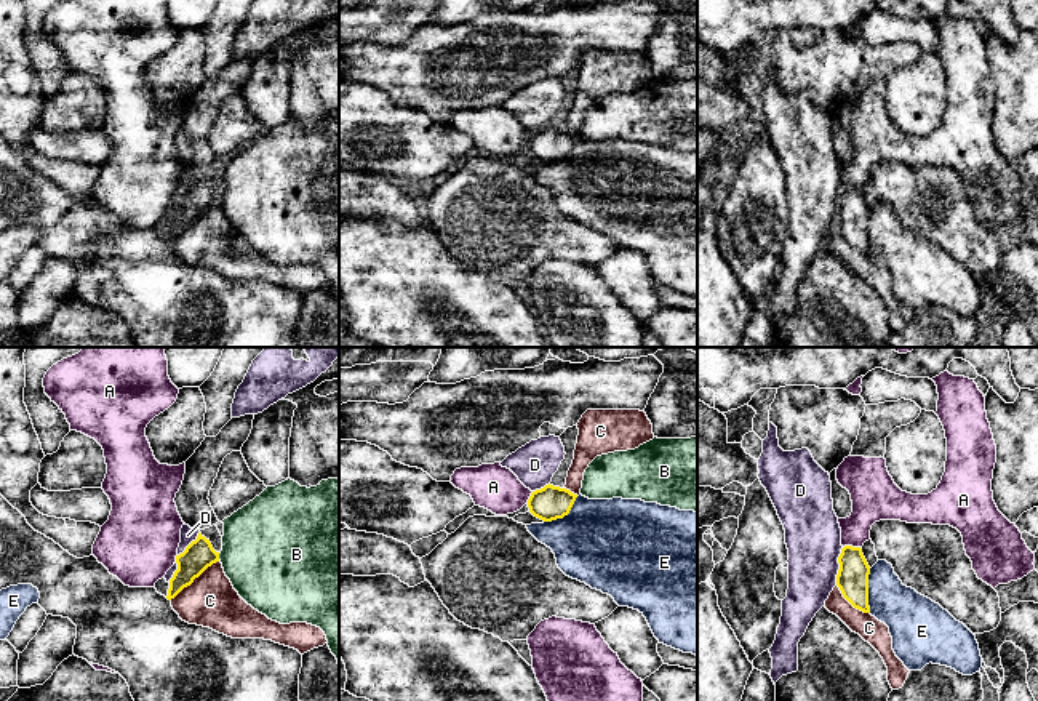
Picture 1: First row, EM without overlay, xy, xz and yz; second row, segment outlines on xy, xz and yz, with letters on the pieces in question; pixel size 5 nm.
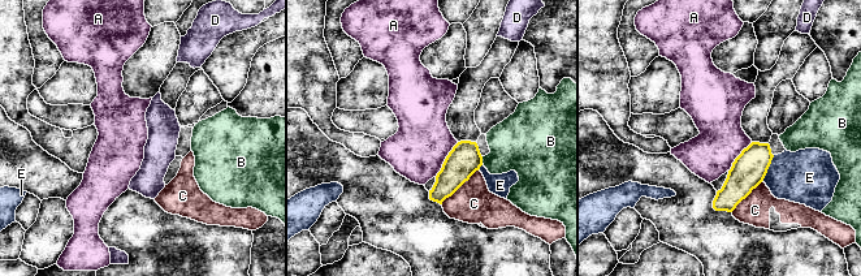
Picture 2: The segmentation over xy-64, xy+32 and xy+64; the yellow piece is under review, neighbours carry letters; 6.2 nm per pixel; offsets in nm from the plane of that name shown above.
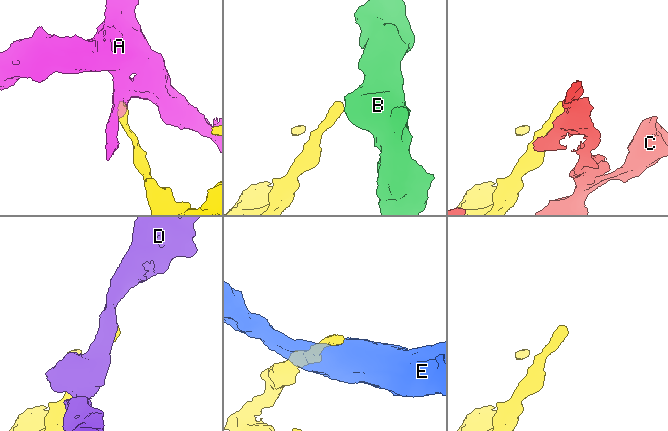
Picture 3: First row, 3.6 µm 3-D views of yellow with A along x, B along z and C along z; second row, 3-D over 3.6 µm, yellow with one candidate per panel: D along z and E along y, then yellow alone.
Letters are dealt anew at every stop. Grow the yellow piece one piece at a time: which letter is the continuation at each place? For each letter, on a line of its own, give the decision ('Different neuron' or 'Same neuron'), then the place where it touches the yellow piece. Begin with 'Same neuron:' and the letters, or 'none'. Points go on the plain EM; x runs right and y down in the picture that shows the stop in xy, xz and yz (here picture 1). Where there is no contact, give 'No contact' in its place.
Same neuron: none
A: Different neuron. Touches yellow at yz (851, 188)
B: Different neuron. Touches yellow at xy (218, 199)
C: Different neuron. Touches yellow at xy (194, 220)
D: Different neuron. Touches yellow at yz (840, 208)
E: Different neuron. Touches yellow at yz (867, 232)

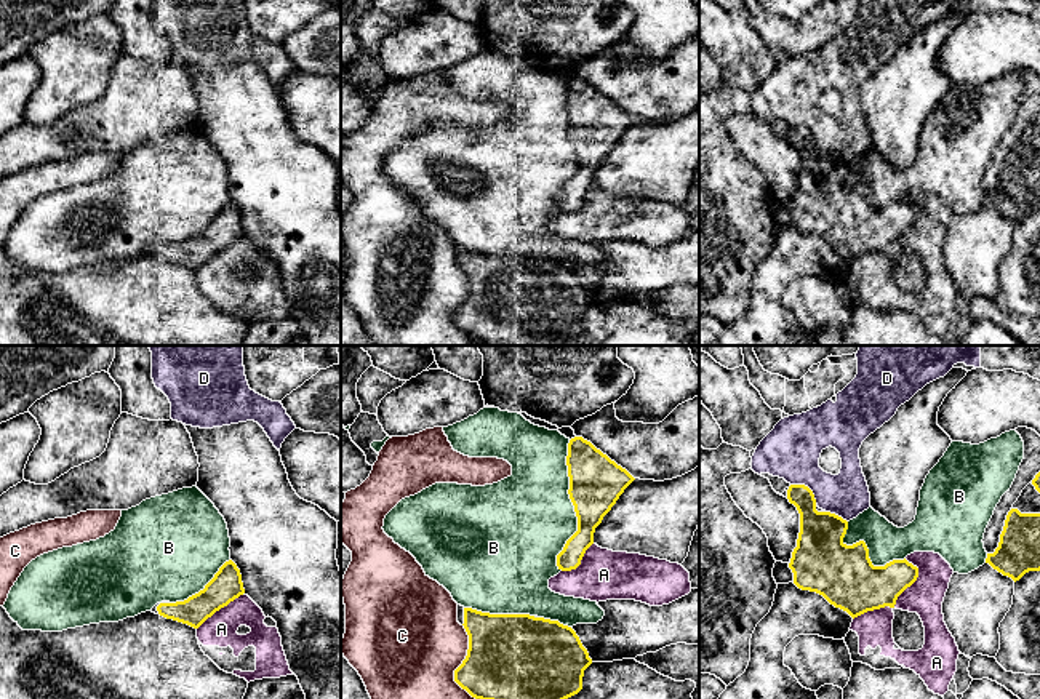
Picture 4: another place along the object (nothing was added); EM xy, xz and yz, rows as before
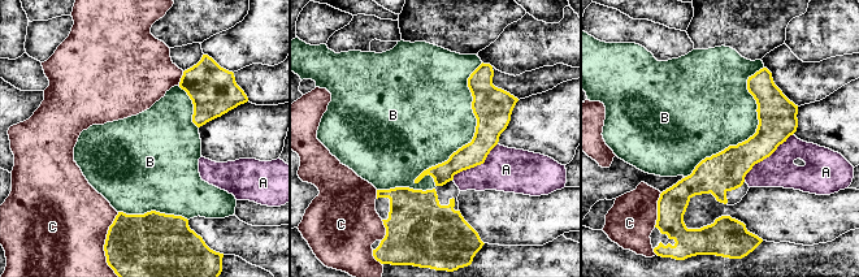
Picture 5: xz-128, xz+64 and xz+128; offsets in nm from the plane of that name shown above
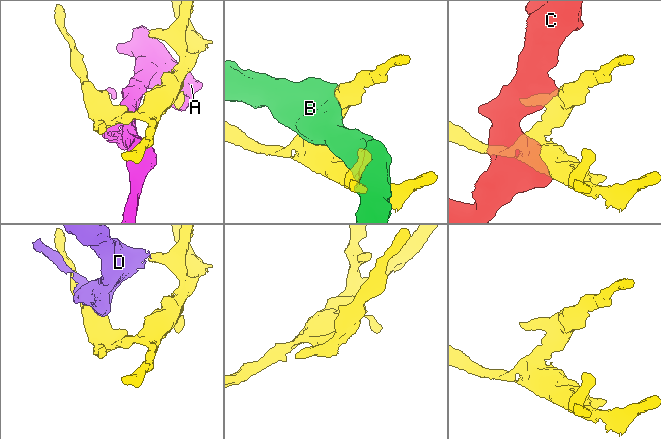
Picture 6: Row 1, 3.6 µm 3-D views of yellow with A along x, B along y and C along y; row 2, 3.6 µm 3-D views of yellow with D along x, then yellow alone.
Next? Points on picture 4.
Same neuron: none
A: Different neuron. Touches yellow at yz (892, 248)
B: Different neuron. Touches yellow at xz (573, 146)
C: Different neuron. Touches yellow at xz (463, 304)
D: Different neuron. Touches yellow at yz (807, 128)

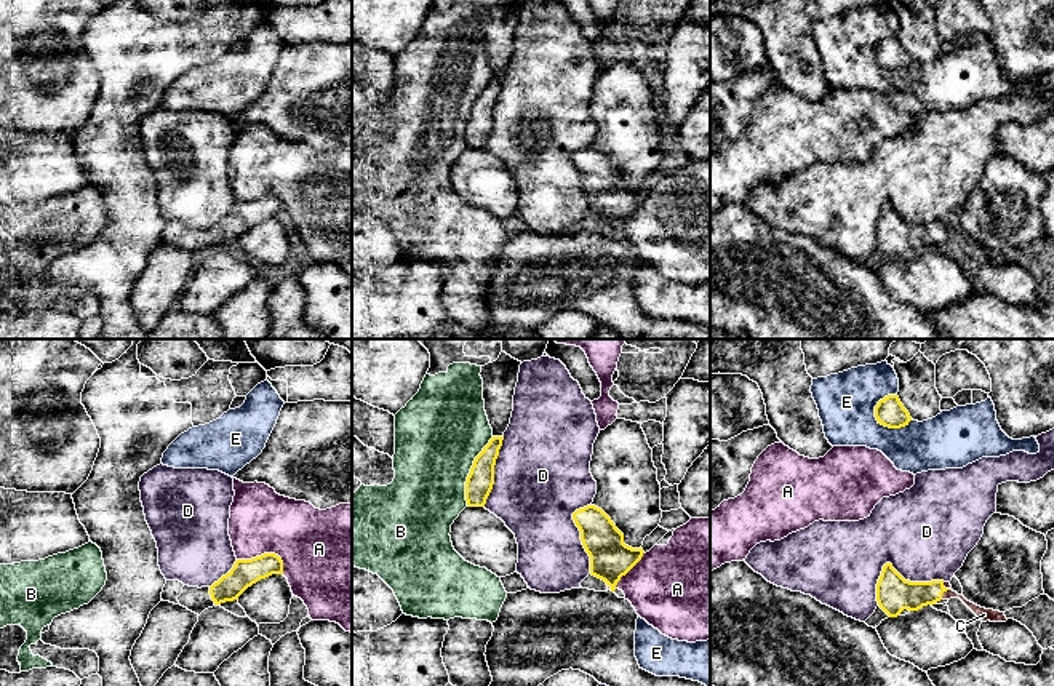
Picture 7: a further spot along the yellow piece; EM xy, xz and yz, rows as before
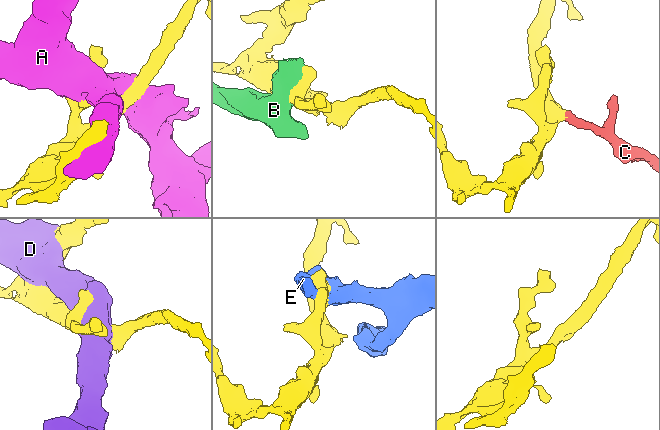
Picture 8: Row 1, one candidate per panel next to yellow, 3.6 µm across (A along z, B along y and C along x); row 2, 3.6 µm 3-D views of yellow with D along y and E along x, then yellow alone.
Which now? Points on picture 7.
Same neuron: C
A: Different neuron. Touches yellow at xy (266, 195)
B: Different neuron. Touches yellow at xz (471, 112)
C: Same neuron. Touches yellow at yz (944, 232)
D: Different neuron. Touches yellow at yz (894, 211)
E: Different neuron. Touches yellow at yz (888, 67)

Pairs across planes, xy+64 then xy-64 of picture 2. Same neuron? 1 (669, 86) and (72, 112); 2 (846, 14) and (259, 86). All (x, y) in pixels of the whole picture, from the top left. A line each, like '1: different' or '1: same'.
1: different
2: same

